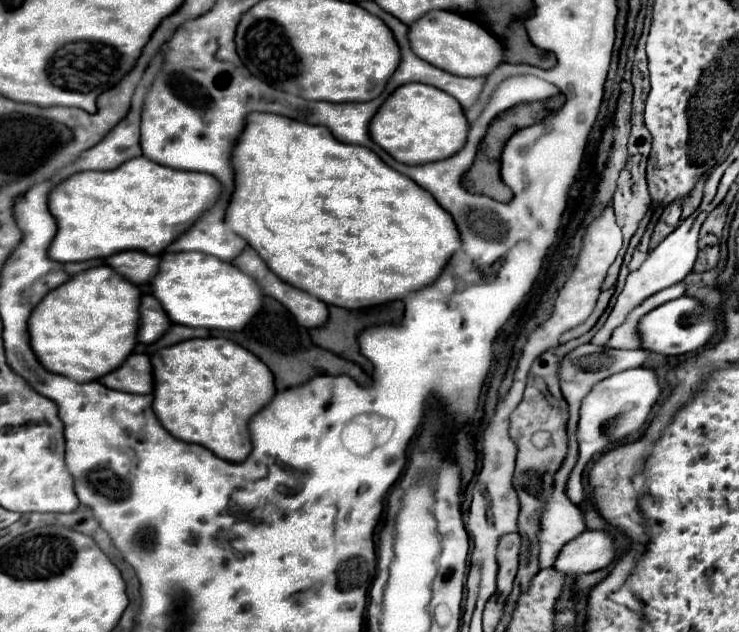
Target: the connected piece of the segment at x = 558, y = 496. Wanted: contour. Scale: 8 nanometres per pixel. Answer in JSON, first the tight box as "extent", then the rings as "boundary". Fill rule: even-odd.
{"extent":[539,394,585,568],"boundary":[[[567,394],[565,398],[569,402],[569,422],[567,422],[567,432],[573,432],[571,438],[569,438],[569,452],[567,452],[567,458],[563,462],[563,466],[559,468],[559,472],[555,474],[555,486],[553,486],[553,494],[551,498],[547,500],[547,506],[545,506],[545,512],[543,512],[543,518],[541,518],[541,532],[539,532],[539,544],[541,544],[541,552],[539,552],[539,564],[541,568],[547,568],[547,566],[553,566],[555,562],[555,554],[559,554],[559,550],[563,550],[563,546],[567,542],[571,542],[571,538],[577,538],[579,534],[585,532],[585,520],[583,520],[583,514],[579,510],[577,504],[573,504],[567,494],[565,494],[565,484],[567,484],[567,478],[577,462],[577,450],[579,450],[579,444],[577,444],[577,422],[579,422],[579,408],[581,406],[575,406],[575,394]]]}

